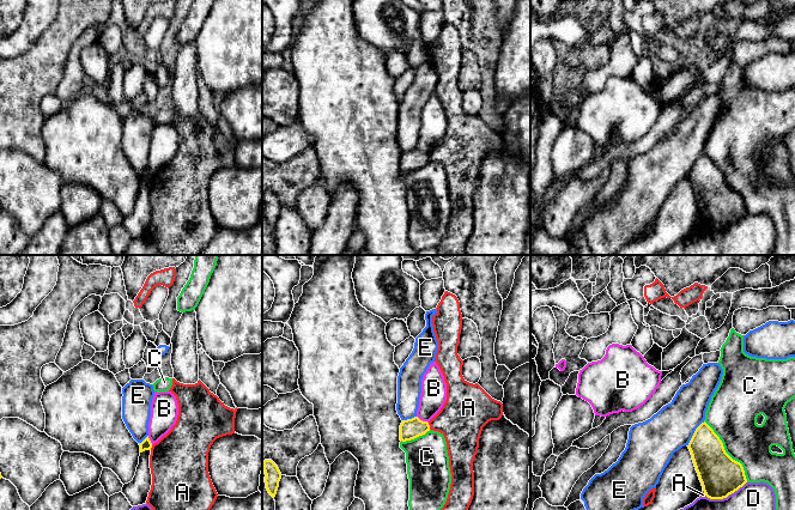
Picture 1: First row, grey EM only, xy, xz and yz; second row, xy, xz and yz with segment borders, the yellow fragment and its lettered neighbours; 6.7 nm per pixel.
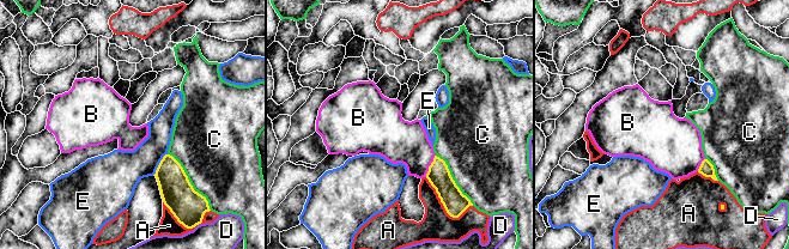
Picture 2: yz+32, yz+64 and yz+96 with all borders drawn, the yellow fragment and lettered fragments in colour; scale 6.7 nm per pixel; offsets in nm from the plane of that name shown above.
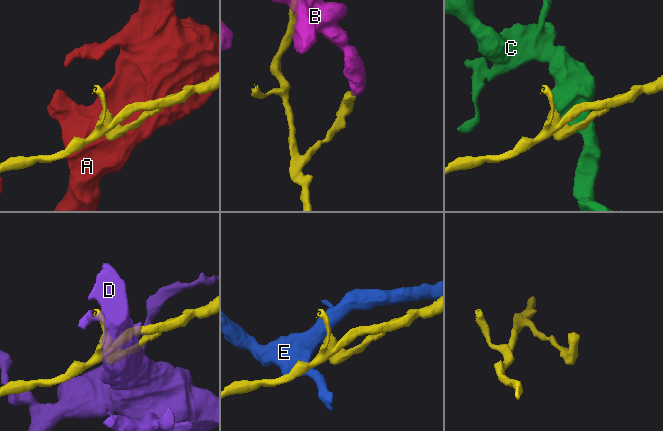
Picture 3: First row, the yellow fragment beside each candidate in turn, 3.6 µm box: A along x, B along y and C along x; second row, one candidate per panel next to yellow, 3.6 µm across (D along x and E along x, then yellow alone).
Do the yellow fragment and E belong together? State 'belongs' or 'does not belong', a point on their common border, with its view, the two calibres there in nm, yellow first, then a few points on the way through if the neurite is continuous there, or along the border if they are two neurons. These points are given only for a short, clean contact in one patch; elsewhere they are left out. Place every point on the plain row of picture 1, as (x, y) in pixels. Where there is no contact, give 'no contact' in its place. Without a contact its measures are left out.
does not belong | yz (693, 165) | 240/300 nm | along yz (704, 153), (696, 161), (687, 177)

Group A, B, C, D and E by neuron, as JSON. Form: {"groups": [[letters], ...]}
{"groups": [["A"], ["B"], ["C"], ["D"], ["E"]]}

